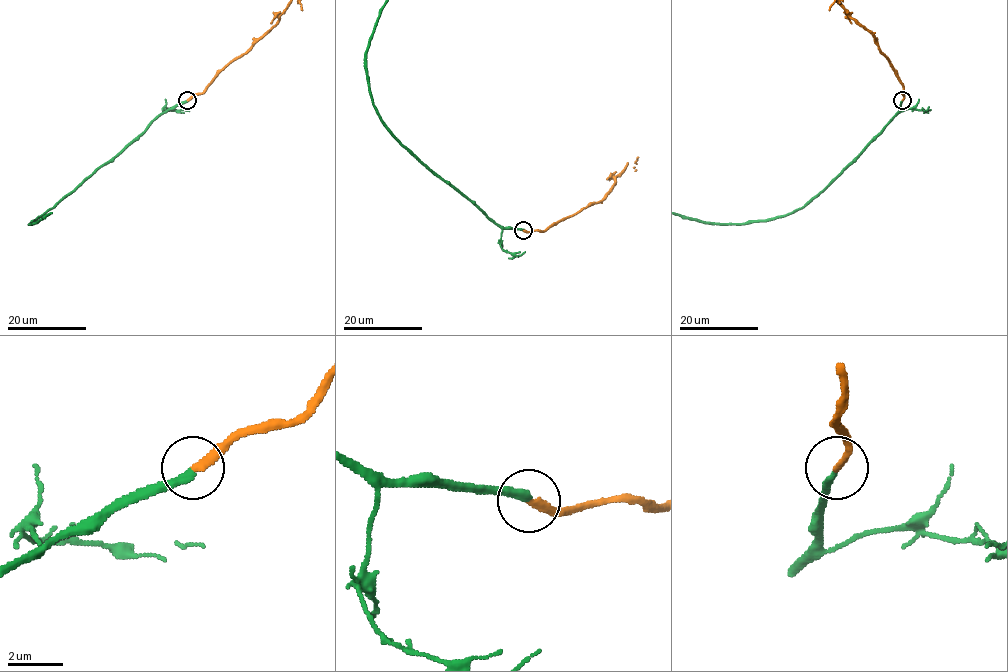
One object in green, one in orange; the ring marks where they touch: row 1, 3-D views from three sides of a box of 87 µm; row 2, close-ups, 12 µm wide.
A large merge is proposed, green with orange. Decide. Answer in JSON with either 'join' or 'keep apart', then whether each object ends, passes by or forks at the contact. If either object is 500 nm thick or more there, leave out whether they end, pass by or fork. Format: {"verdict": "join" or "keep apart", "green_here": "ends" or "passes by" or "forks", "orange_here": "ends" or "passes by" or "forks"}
{"verdict": "join", "green_here": "ends", "orange_here": "ends"}

